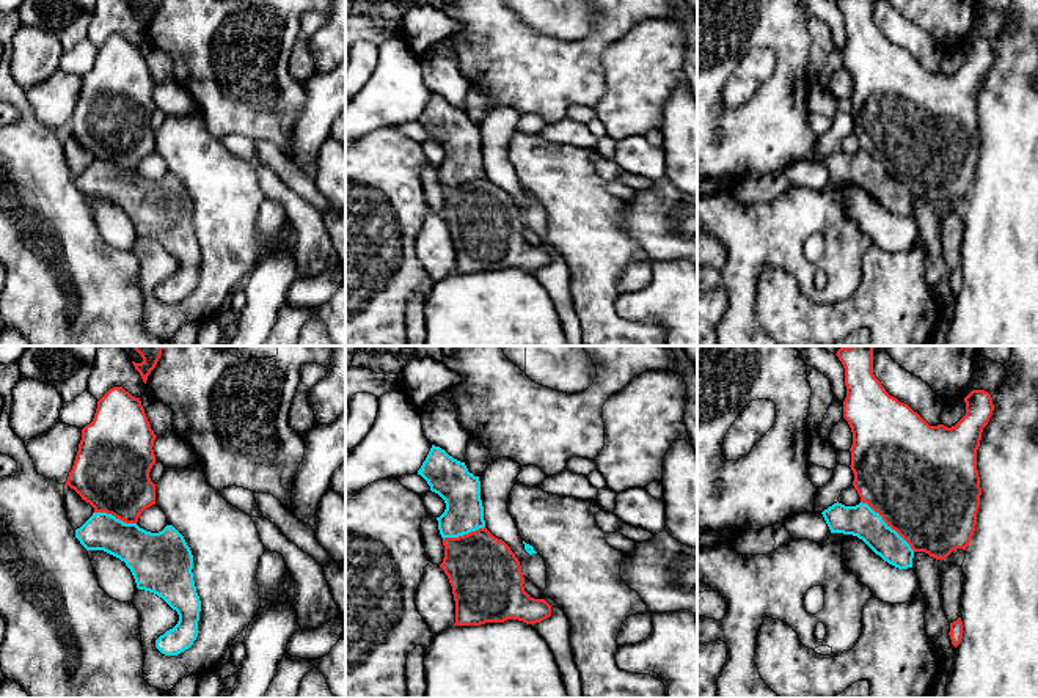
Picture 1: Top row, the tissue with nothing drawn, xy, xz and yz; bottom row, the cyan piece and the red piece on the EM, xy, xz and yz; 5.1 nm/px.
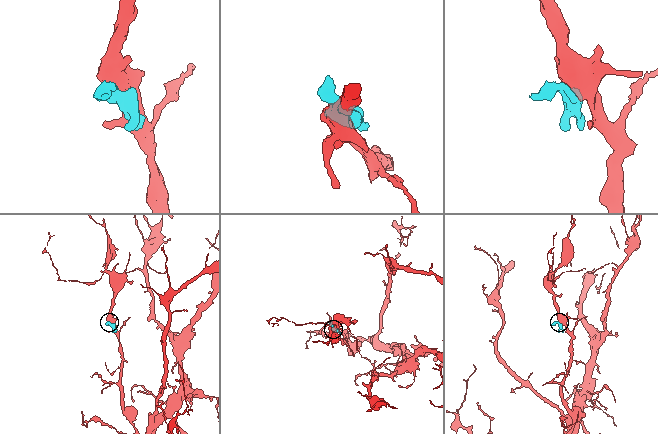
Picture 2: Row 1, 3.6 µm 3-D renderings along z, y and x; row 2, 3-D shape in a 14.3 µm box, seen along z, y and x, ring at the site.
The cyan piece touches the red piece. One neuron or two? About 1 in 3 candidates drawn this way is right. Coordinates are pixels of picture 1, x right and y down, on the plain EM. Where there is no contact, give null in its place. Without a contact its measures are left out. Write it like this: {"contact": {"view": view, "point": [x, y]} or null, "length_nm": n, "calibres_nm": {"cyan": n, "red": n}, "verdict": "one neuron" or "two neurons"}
{"contact": {"view": "yz", "point": [886, 172]}, "length_nm": 380, "calibres_nm": {"cyan": 170, "red": 500}, "verdict": "two neurons"}

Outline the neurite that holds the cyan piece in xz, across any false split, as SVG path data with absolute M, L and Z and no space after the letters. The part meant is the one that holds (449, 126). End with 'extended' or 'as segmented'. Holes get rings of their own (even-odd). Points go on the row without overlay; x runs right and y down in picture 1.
M432 93L418 123L446 151L444 160L437 165L443 187L459 186L485 174L481 129L468 119L465 110Z; as segmented

